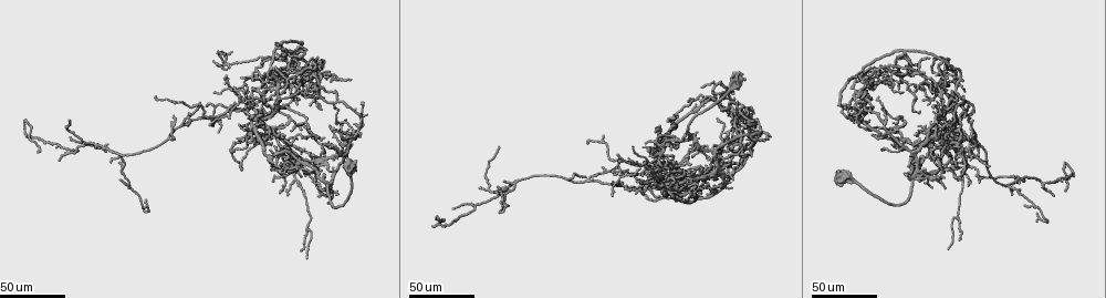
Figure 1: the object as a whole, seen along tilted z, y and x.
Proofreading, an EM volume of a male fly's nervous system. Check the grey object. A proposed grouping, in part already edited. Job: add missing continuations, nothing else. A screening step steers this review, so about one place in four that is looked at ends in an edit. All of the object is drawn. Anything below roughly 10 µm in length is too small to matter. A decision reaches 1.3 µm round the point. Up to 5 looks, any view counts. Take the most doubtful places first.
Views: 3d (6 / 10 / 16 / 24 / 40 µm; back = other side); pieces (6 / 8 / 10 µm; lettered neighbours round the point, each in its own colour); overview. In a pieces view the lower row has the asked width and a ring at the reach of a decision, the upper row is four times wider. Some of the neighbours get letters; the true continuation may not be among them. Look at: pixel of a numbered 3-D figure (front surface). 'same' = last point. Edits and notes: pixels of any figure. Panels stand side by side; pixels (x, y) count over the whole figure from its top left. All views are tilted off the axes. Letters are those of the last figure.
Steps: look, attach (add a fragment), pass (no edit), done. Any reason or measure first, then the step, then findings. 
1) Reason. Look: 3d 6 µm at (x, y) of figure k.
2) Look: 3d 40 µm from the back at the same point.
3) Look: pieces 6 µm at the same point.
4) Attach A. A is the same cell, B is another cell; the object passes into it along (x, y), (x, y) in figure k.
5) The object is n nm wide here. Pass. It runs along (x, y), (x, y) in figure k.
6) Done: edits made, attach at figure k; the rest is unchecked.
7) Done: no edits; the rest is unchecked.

Branch stops here. Look: 3d 24 µm at (69, 121) of figure 1.

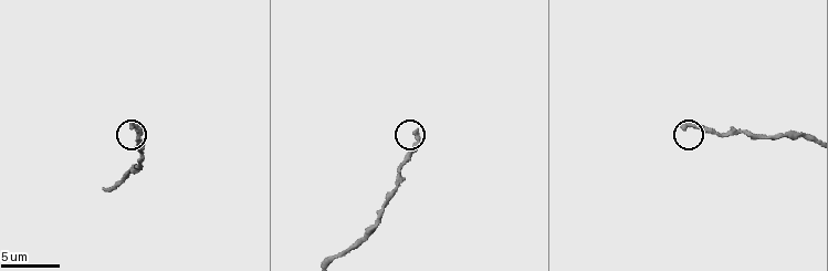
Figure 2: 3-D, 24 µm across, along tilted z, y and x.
Look: pieces 10 µm at (415, 132) of figure 2.

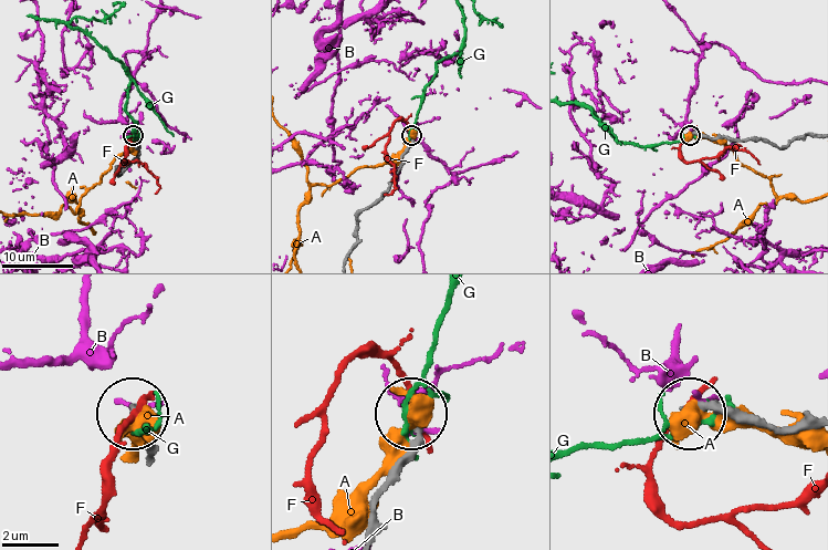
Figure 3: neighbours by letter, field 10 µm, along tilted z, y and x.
Pass. A, B, F and G are other cells; no lettered fragment goes on from it.

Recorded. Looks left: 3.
Branch stops here. Look: 3d 40 µm at (956, 79) of figure 1.

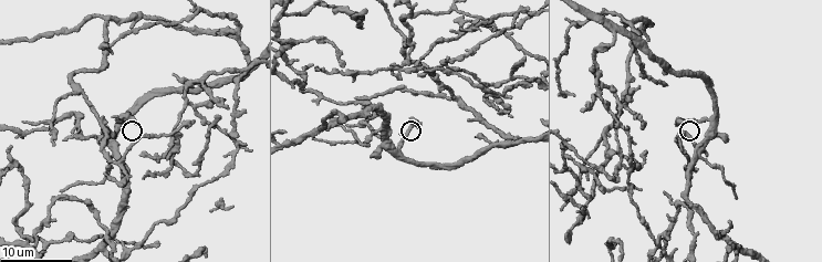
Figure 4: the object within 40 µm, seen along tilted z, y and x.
Look: pieces 6 µm at (418, 127) of figure 4.

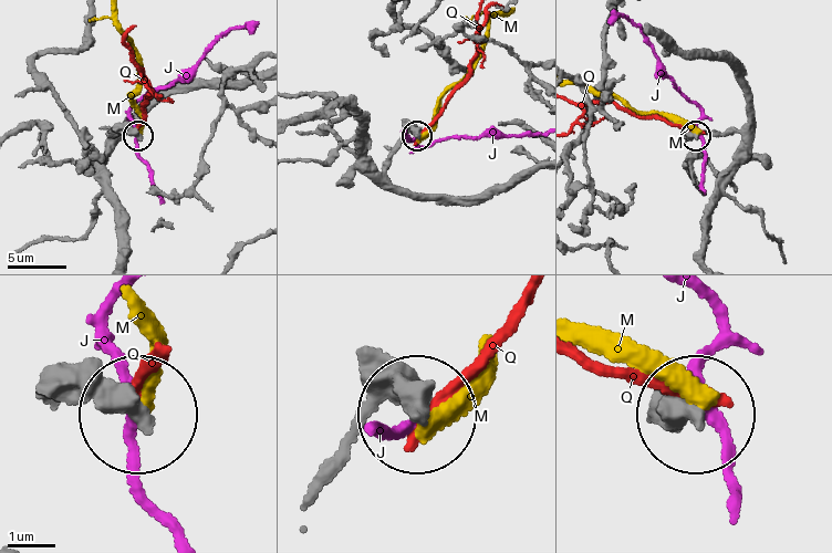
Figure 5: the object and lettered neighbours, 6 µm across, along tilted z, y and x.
Pass. J, M and Q are other cells; it runs along (700, 52), (739, 70), (750, 108), (739, 129), (696, 135) in figure 5; no lettered fragment goes on from it.

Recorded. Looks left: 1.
Done: no edits; the rest is unchecked.

